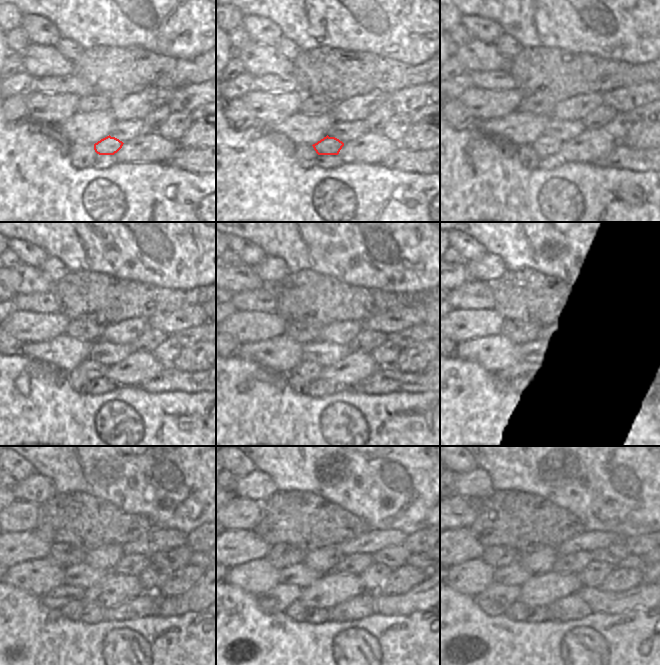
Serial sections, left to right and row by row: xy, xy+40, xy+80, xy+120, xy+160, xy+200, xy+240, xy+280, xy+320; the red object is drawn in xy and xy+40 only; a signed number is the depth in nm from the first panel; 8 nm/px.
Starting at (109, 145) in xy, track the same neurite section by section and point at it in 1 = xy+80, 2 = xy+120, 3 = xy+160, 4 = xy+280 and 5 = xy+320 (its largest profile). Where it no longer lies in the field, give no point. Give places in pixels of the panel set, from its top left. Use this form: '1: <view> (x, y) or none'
1: xy+80 (544, 146)
2: xy+120 (90, 369)
3: xy+160 (309, 370)
4: xy+280 (276, 600)
5: xy+320 (496, 598)

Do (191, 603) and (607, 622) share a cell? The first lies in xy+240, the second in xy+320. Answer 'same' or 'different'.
different

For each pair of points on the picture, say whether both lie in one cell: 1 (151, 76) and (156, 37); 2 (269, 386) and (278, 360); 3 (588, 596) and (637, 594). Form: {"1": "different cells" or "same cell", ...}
{"1": "different cells", "2": "different cells", "3": "same cell"}

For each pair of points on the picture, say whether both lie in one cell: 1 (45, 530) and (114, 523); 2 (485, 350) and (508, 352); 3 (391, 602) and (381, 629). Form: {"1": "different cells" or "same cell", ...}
{"1": "same cell", "2": "same cell", "3": "different cells"}

